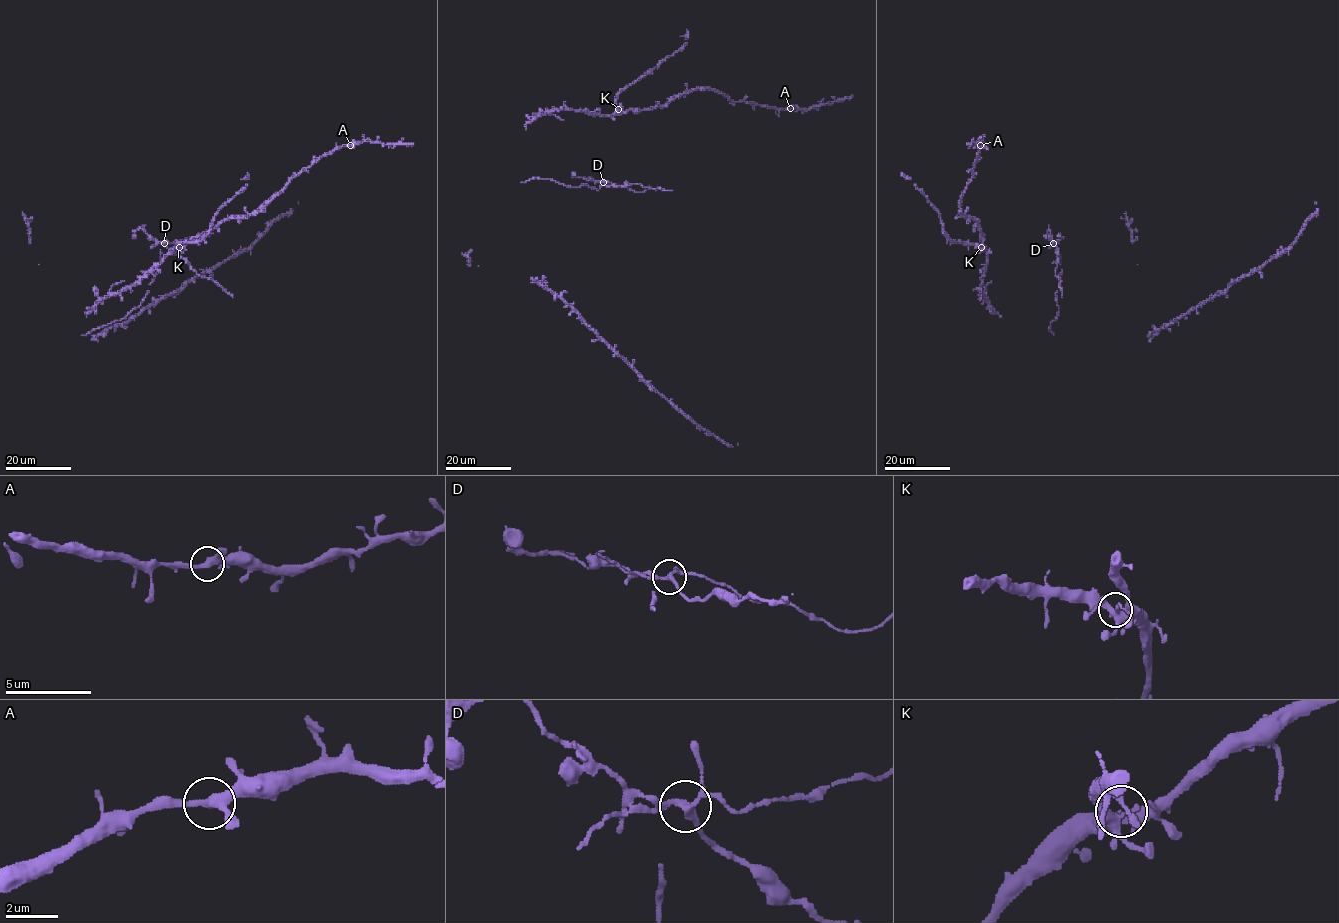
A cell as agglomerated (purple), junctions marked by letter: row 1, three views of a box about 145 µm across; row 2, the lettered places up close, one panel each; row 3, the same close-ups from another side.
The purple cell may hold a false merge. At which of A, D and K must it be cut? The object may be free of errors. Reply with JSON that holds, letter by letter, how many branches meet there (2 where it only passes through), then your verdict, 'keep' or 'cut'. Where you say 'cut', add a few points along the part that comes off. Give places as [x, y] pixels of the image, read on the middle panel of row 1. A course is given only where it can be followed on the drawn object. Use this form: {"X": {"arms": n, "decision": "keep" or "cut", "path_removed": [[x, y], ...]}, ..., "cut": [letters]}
{"A": {"arms": 3, "decision": "keep"}, "D": {"arms": 4, "decision": "cut", "path_removed": [[603, 182], [607, 186], [637, 184], [672, 191]]}, "K": {"arms": 4, "decision": "keep"}, "cut": ["D"]}

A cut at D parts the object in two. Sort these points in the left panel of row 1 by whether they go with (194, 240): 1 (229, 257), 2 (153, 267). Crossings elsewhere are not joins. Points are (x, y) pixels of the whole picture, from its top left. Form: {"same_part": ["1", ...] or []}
{"same_part": ["1", "2"]}

